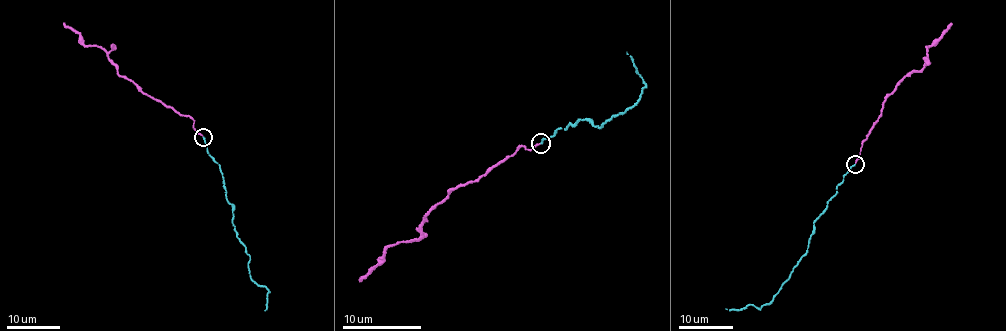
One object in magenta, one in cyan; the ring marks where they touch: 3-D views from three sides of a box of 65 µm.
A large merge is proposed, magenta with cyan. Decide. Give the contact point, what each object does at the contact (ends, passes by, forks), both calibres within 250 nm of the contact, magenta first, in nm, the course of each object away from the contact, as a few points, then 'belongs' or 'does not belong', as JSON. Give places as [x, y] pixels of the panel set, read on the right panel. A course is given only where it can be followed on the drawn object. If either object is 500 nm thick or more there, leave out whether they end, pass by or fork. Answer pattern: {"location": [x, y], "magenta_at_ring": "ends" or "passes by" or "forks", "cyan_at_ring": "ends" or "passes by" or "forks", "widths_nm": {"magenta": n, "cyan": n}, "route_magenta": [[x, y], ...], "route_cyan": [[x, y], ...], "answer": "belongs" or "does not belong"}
{"location": [855, 164], "magenta_at_ring": "ends", "cyan_at_ring": "ends", "widths_nm": {"magenta": 140, "cyan": 170}, "route_magenta": [[856, 164], [885, 100], [903, 79], [922, 69], [926, 49], [935, 45], [952, 23]], "route_cyan": [[854, 164], [815, 222], [807, 251], [768, 304], [757, 309], [750, 305], [739, 309], [725, 309]], "answer": "belongs"}

